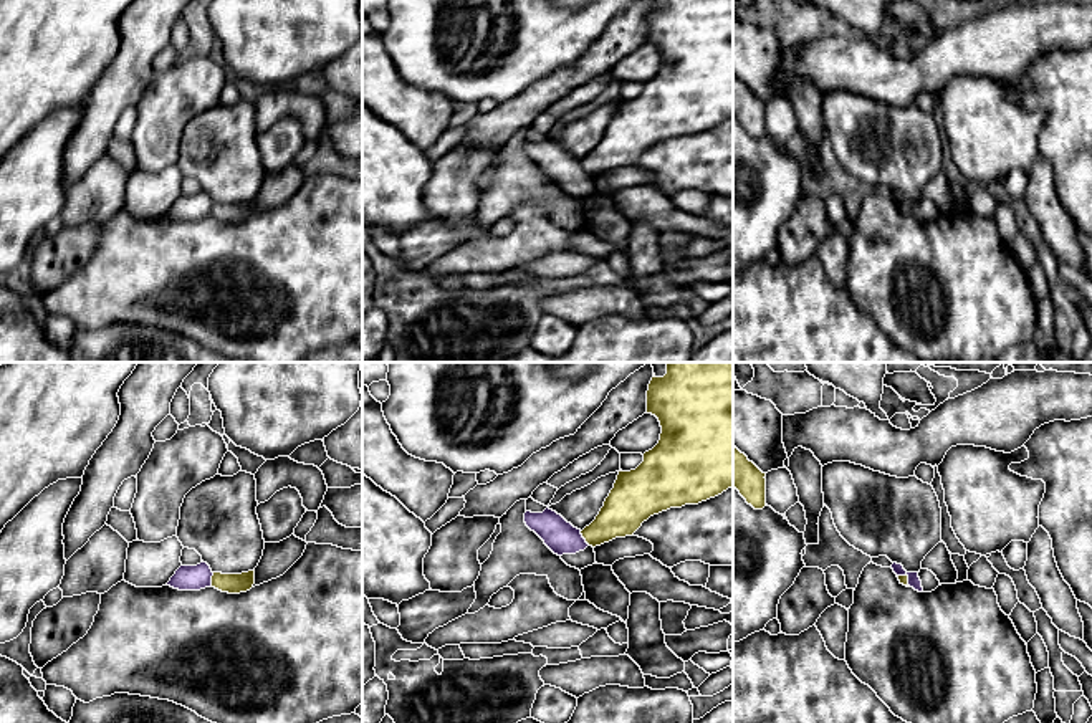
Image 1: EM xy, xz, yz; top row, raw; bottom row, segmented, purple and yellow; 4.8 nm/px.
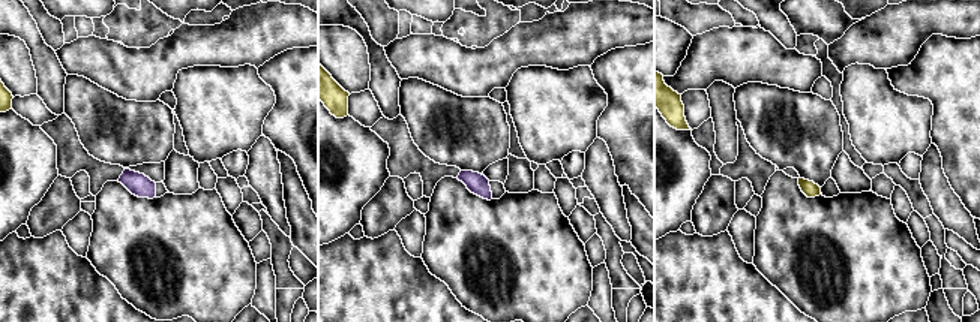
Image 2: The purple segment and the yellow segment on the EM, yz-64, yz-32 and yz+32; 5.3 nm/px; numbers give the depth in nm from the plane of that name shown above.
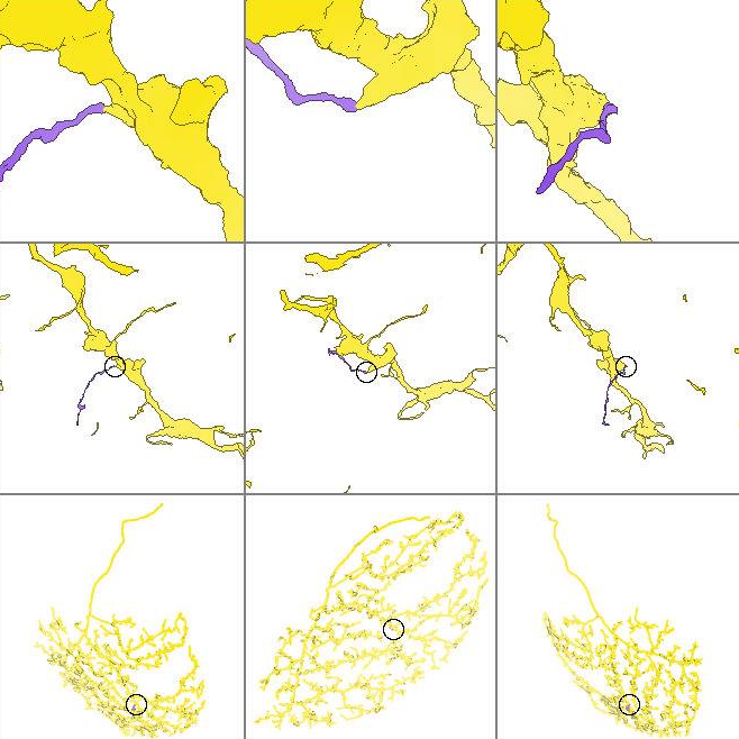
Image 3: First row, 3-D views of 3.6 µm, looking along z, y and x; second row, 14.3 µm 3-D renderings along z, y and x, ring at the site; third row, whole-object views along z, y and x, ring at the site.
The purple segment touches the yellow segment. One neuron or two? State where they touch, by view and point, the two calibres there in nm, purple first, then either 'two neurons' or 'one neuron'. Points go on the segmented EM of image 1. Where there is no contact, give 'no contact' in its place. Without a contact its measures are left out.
xz (583, 538) | 160/220 nm | two neurons

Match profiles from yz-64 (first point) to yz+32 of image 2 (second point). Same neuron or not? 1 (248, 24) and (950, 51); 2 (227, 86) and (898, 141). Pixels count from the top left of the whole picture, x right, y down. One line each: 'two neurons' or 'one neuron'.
1: two neurons
2: one neuron

